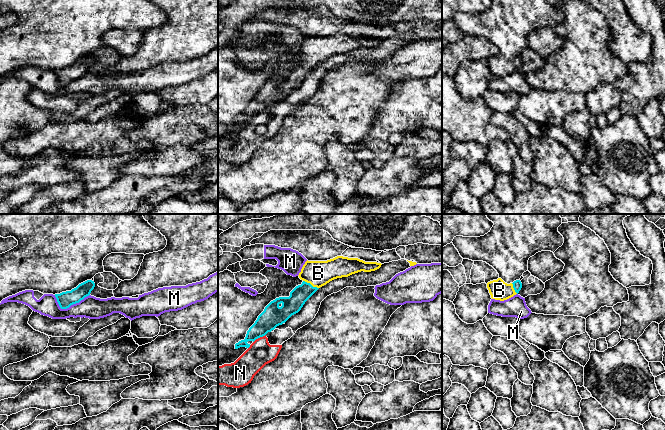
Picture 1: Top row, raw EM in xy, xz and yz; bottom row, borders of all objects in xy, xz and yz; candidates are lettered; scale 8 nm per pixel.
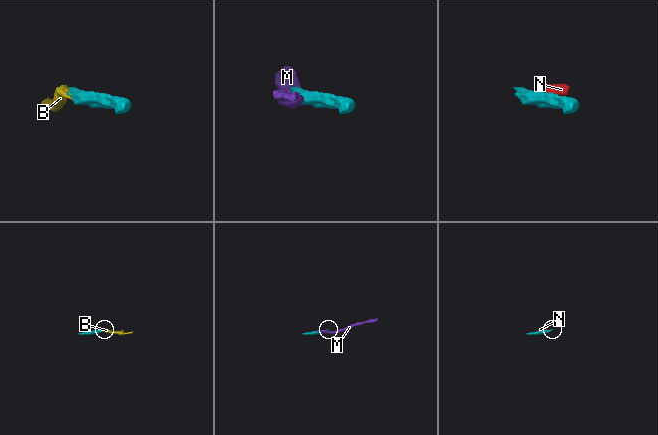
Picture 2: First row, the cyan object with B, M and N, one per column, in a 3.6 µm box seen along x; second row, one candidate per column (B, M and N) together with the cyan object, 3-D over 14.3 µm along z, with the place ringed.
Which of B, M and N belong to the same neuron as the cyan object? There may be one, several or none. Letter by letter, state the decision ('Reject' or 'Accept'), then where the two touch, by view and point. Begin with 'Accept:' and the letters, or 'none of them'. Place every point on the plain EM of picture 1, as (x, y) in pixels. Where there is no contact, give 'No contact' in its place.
Accept: B
B: Accept. Touches cyan at xz (310, 60)
M: Reject. Touches cyan at xy (69, 82)
N: Reject. Touches cyan at xz (259, 113)

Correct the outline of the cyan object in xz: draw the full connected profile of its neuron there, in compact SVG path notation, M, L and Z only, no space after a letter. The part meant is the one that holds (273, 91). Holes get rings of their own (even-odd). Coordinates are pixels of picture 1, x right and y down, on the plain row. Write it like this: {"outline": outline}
{"outline": "M337 32L327 37L306 37L299 54L303 57L296 62L289 73L279 73L271 77L258 92L255 99L247 107L244 116L235 120L235 125L249 124L248 117L265 112L277 102L285 99L292 91L298 89L305 78L322 62L330 57L348 53L364 47L371 48L379 45L381 39L365 38L358 34Z"}

